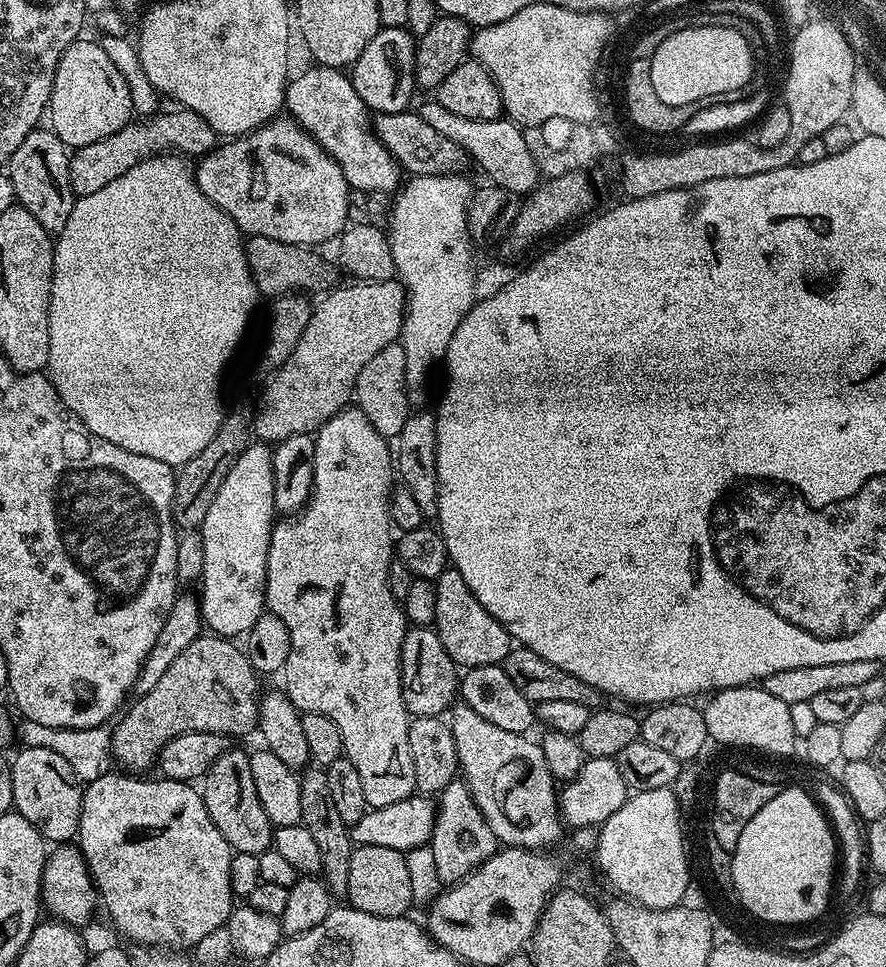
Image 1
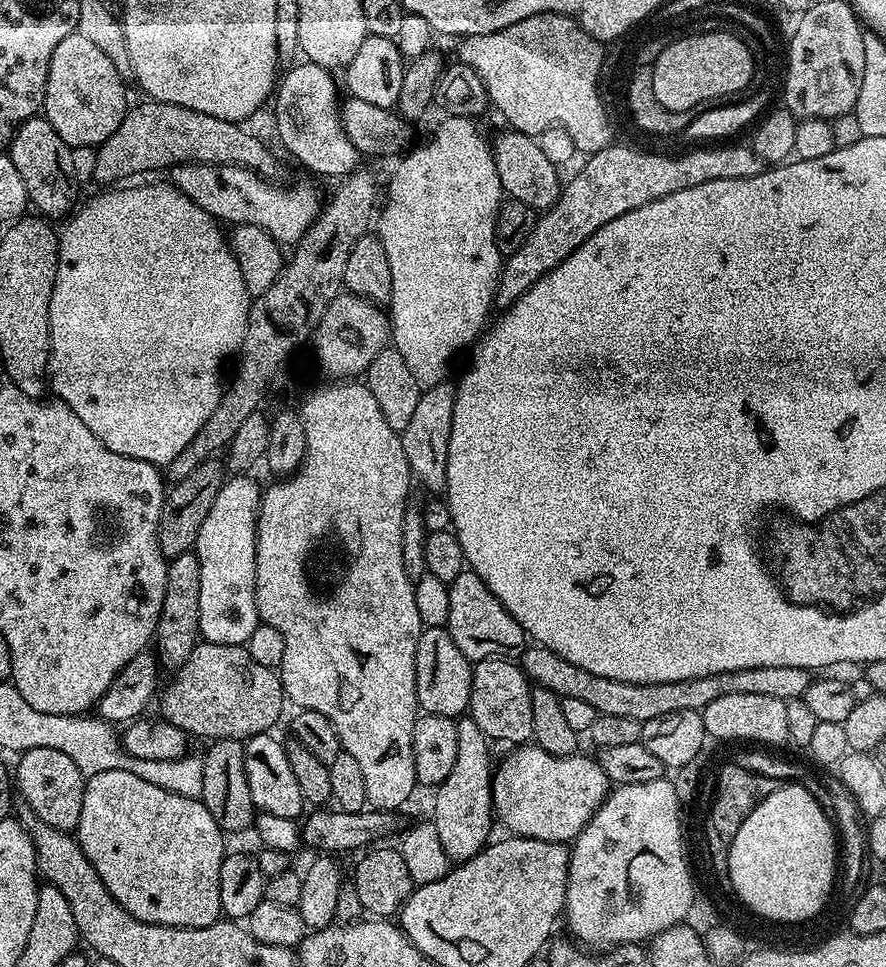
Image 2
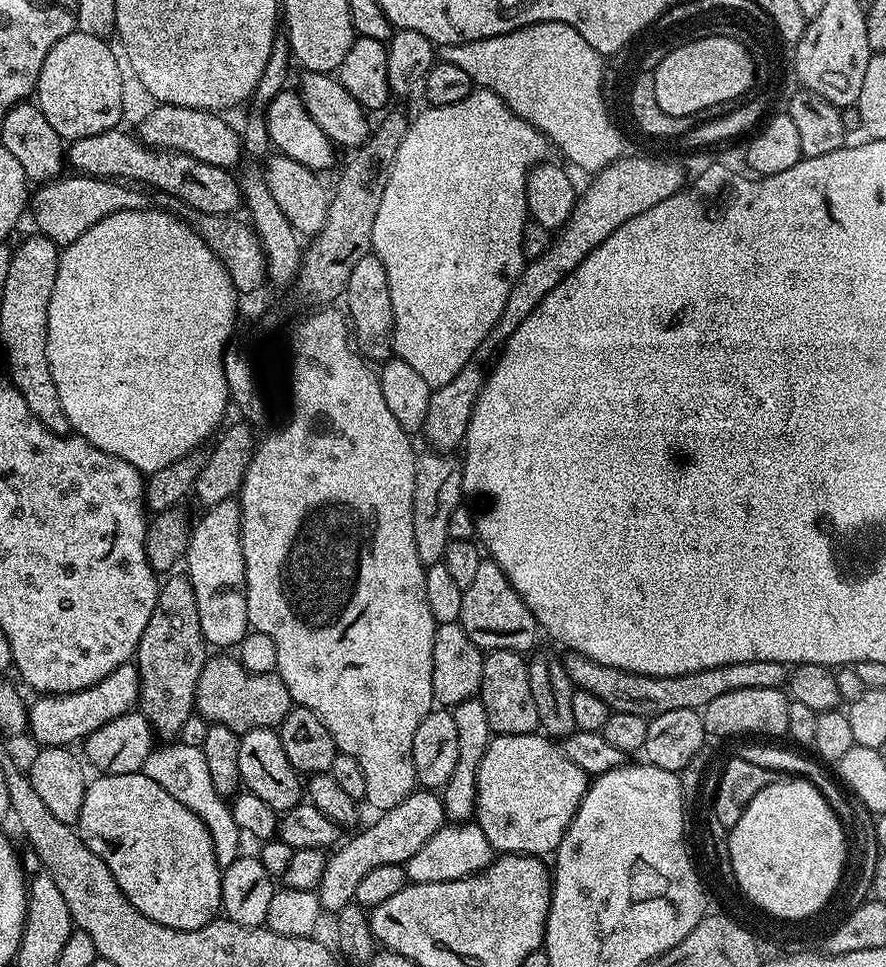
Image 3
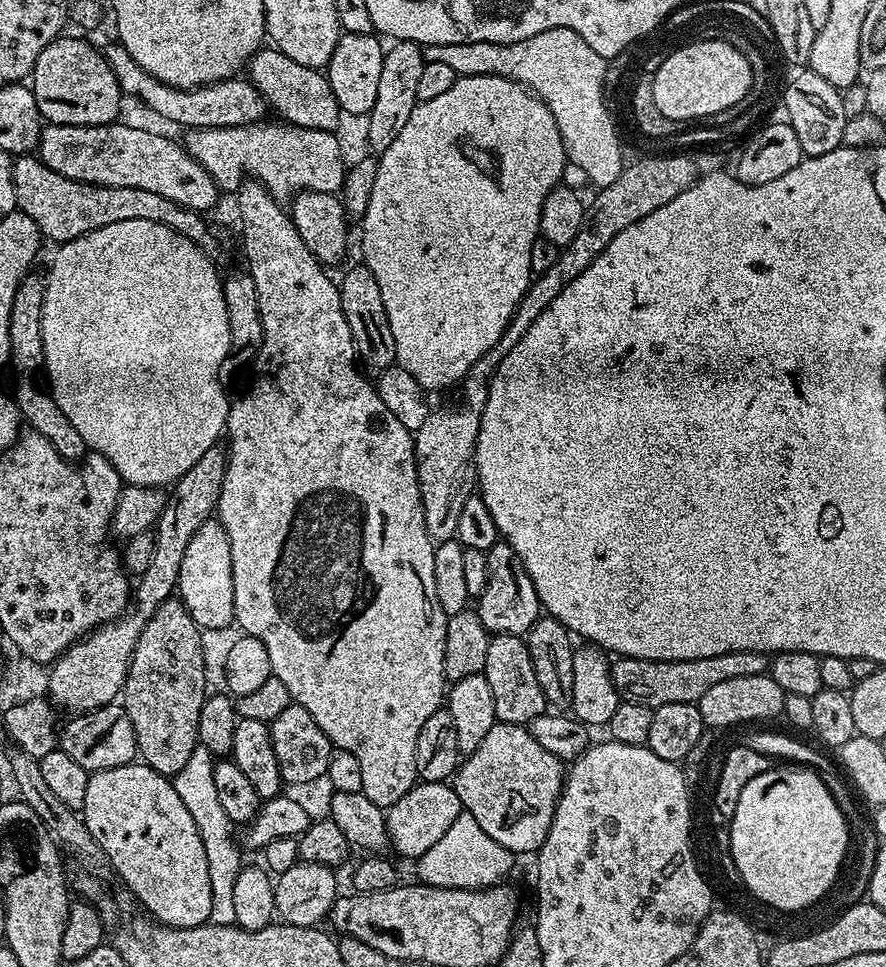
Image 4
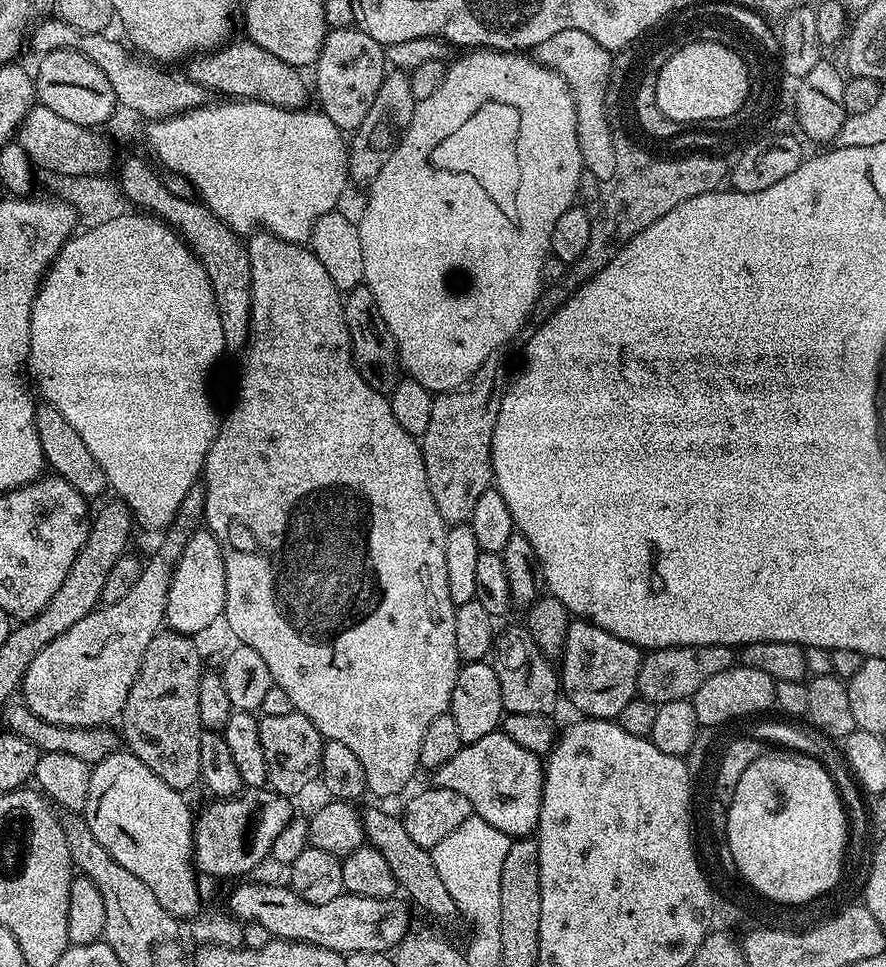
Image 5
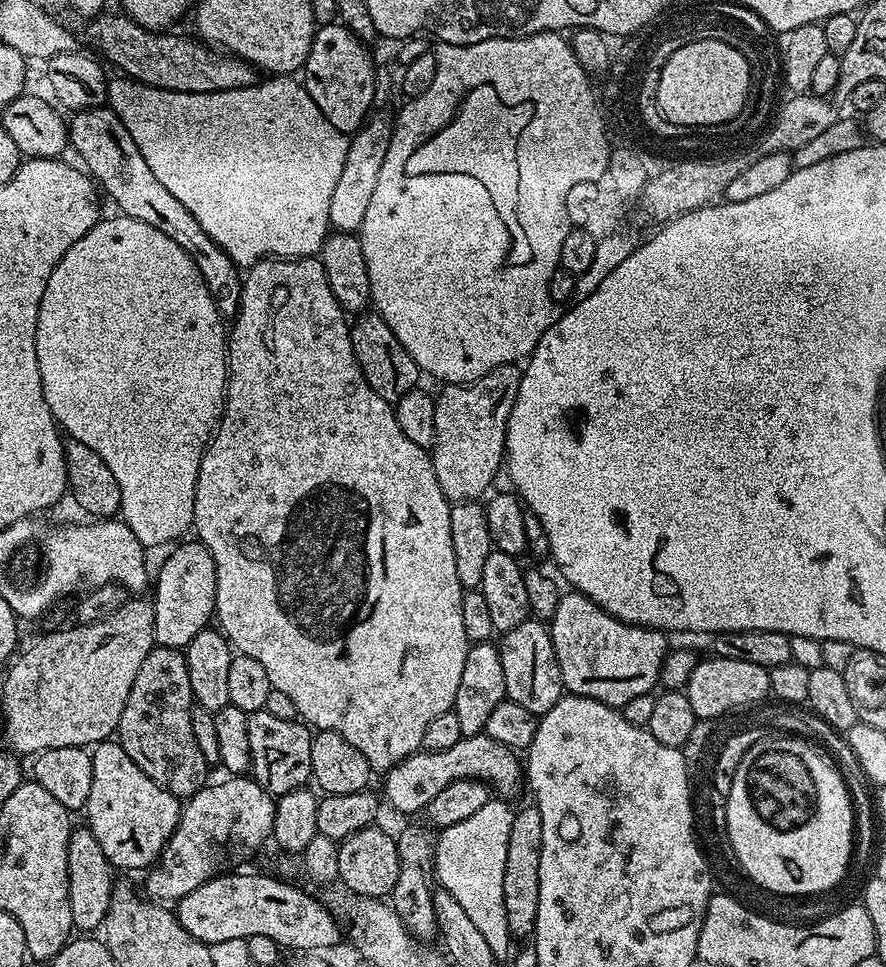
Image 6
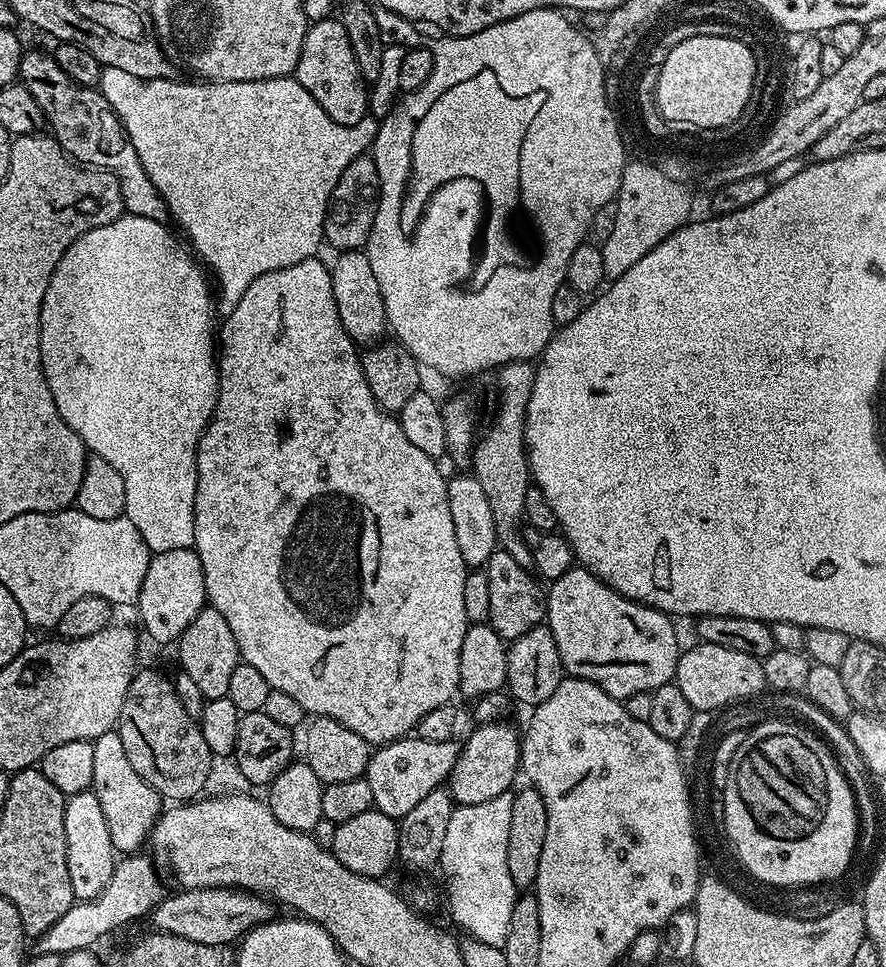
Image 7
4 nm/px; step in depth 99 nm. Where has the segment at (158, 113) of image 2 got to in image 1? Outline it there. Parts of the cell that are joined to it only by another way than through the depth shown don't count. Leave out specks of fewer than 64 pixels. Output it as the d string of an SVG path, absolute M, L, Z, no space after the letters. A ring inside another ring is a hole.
M188 108L175 111L164 110L151 118L140 118L135 122L129 122L122 130L110 134L110 138L102 138L98 142L90 142L90 146L75 149L70 156L70 186L73 193L77 197L94 194L102 190L102 186L110 186L114 178L122 178L126 170L138 166L138 162L142 162L153 153L199 158L207 156L217 147L216 131L199 114L191 112Z

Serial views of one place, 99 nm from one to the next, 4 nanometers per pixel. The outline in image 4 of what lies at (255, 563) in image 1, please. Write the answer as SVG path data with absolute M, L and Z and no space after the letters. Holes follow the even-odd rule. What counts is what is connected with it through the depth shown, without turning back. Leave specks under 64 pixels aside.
M219 519L202 522L202 526L194 530L194 538L190 538L190 546L186 546L186 554L182 557L178 599L186 606L190 618L194 618L194 622L202 630L224 628L235 621L230 538L220 525Z

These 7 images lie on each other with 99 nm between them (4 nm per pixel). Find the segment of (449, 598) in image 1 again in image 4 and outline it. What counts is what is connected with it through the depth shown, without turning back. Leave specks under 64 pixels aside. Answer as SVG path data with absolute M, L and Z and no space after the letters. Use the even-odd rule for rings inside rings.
M498 542L488 551L488 577L482 594L475 601L474 610L482 618L489 634L524 636L542 616L540 599L530 582L530 574L522 566L512 544Z

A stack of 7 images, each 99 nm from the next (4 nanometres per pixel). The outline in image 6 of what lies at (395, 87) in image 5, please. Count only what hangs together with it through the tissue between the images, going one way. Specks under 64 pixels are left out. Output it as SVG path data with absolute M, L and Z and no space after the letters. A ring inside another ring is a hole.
M375 116L365 119L360 131L351 137L346 150L346 166L342 166L342 178L338 178L334 198L330 198L328 223L335 231L359 233L362 218L366 218L366 206L370 206L370 198L378 183L378 170L382 170L382 161L386 158L392 137L393 121L384 116Z

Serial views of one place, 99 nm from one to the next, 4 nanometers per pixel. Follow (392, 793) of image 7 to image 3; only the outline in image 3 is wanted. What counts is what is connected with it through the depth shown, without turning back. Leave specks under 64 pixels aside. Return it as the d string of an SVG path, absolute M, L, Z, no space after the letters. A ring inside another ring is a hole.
M539 731L530 734L506 734L505 736L493 735L486 746L486 754L482 754L482 762L478 766L478 774L476 775L476 811L474 813L475 823L480 825L480 829L486 834L486 838L492 844L493 849L497 853L507 854L510 852L518 852L525 856L539 856L541 858L555 853L556 848L562 842L564 832L570 826L570 822L574 818L574 814L578 810L578 806L582 802L582 798L586 794L590 777L578 766L574 766L574 762L570 762L570 758L566 758L559 743L553 742L548 736L541 734Z

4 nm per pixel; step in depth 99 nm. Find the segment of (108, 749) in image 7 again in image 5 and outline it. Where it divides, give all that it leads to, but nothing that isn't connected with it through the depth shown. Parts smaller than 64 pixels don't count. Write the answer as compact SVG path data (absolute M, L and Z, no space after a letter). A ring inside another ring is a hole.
M117 750L92 765L90 794L82 813L94 838L102 842L110 858L114 858L118 866L126 866L126 870L130 870L130 874L136 875L141 882L146 882L154 898L162 902L162 910L177 918L192 916L200 908L200 888L196 885L198 873L192 859L194 812L188 809L184 799L185 793L166 786L166 782L162 782L162 778L158 778L158 774L154 774L146 762L138 762L133 752Z

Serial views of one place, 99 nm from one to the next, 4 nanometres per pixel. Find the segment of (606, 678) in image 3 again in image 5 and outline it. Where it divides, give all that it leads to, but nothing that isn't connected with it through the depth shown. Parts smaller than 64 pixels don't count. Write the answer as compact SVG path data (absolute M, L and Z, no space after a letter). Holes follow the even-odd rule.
M727 644L654 648L641 659L636 690L643 699L657 706L666 702L691 700L702 682L714 678L714 674L722 674L722 670L733 667L737 660L737 653Z

